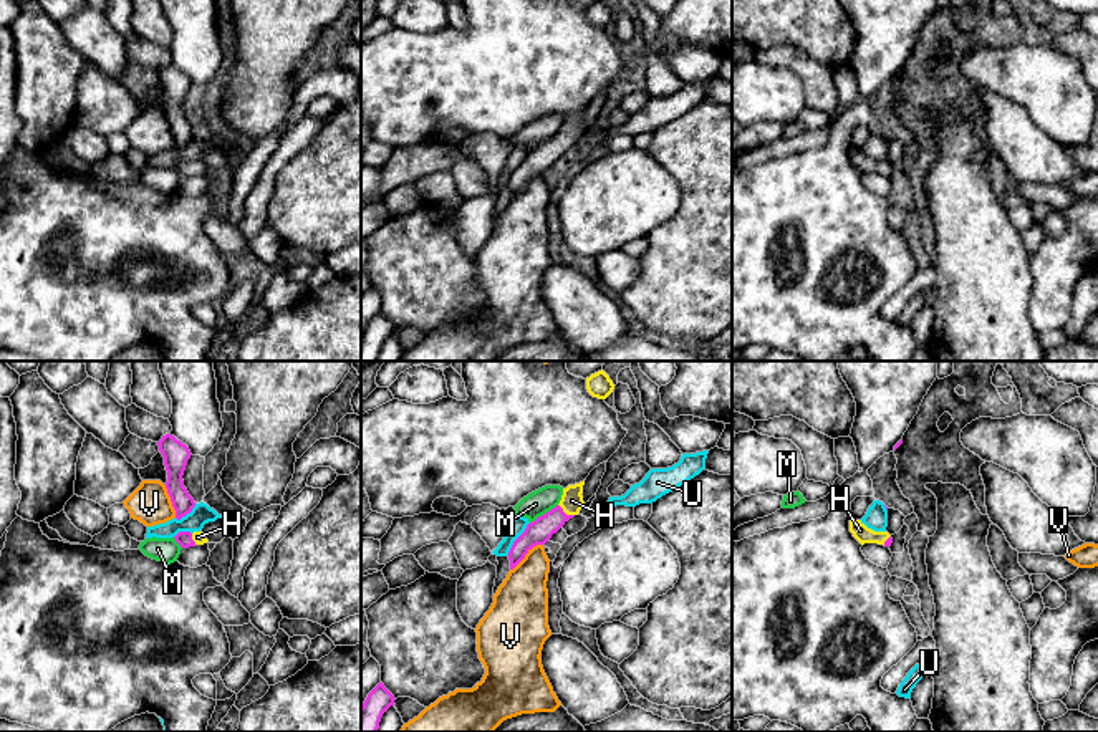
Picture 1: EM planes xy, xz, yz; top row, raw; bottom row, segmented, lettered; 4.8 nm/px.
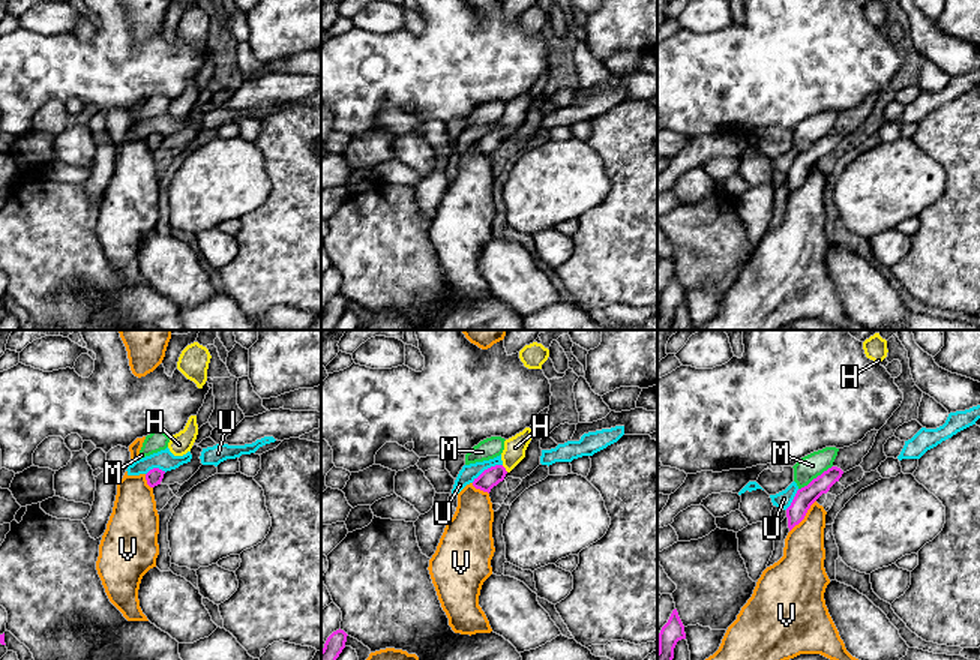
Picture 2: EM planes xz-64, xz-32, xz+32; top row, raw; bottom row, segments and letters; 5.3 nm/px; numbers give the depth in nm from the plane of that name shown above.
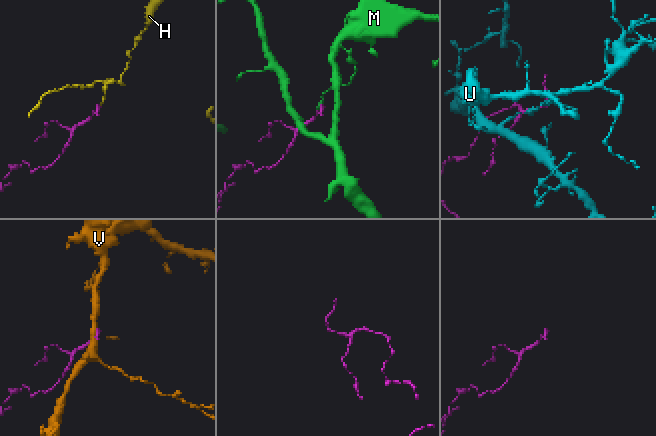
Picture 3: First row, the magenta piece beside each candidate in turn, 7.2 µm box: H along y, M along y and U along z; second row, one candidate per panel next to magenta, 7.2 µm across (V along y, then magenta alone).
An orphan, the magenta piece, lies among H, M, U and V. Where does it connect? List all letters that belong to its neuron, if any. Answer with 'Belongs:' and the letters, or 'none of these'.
Belongs: H

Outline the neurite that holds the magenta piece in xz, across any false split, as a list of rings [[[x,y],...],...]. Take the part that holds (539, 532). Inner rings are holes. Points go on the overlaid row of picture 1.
[[[585,480],[563,489],[560,503],[527,525],[525,532],[513,542],[508,551],[510,570],[513,570],[533,547],[545,545],[553,533],[580,513],[585,505],[581,495],[583,485]]]

